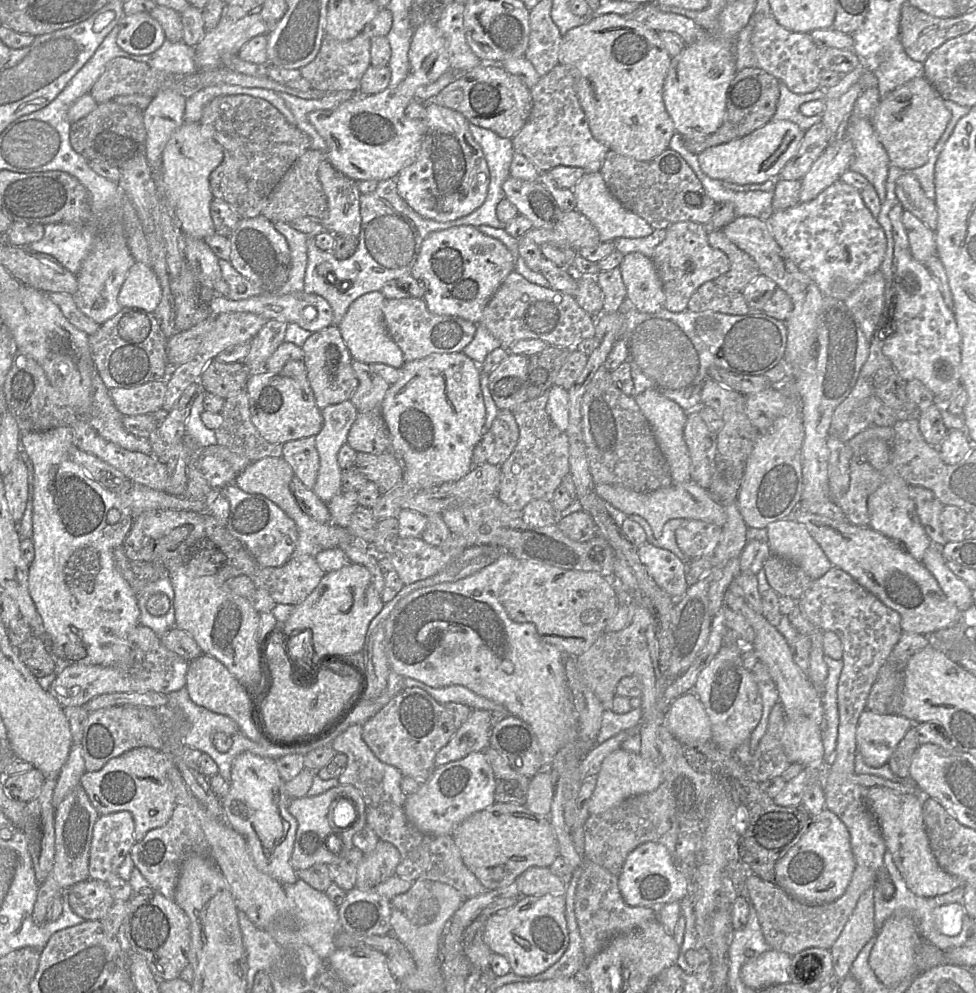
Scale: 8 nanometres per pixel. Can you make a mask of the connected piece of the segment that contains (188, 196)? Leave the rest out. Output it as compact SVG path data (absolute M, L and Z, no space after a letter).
M184 122L171 136L162 156L165 199L173 209L185 236L205 240L216 233L210 206L214 199L210 175L223 161L222 147L200 122Z

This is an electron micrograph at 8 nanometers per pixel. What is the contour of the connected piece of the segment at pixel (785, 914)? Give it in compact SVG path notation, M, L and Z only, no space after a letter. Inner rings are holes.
M857 865L843 896L826 904L810 904L794 898L783 888L764 881L756 874L750 873L746 879L746 889L758 915L765 940L773 950L785 952L790 956L808 948L830 950L843 931L860 896L876 884L876 872L866 866Z

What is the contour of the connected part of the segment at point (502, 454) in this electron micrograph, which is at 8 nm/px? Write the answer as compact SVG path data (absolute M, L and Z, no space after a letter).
M499 410L490 431L494 442L487 463L501 466L510 457L519 439L519 428L513 411Z

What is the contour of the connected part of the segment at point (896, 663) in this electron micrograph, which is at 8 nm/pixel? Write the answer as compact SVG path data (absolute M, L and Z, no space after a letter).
M902 633L871 688L866 704L867 710L880 714L900 713L908 661L915 653L929 645L925 635Z

